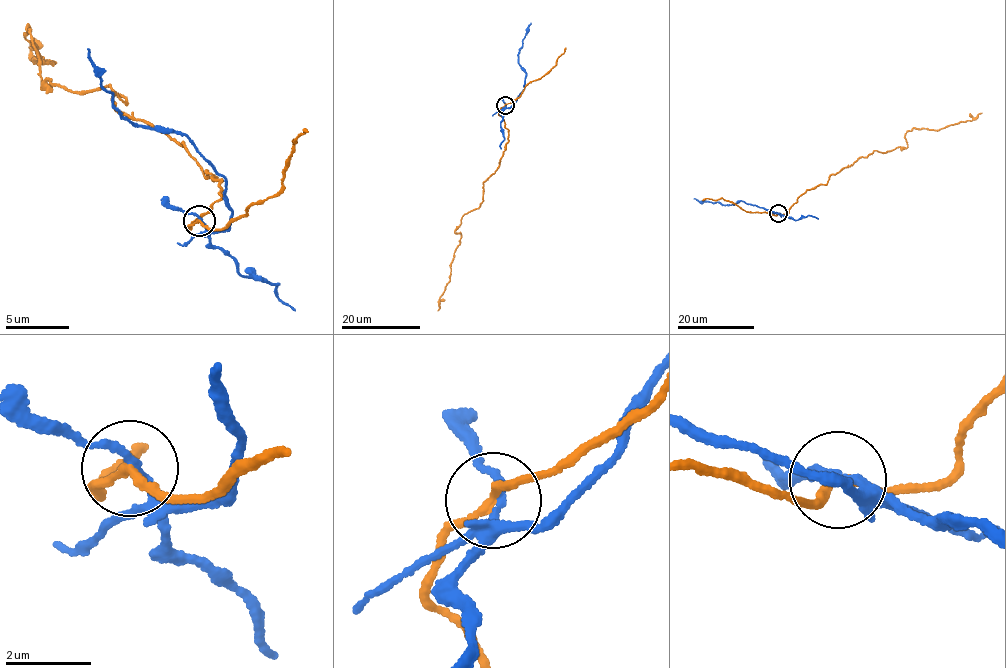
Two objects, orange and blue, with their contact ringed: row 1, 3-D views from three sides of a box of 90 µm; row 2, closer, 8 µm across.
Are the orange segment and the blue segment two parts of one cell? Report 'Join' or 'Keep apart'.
Keep apart

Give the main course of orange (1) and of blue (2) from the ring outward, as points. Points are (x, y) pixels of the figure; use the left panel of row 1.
1: (199, 222), (222, 189), (213, 173), (128, 118), (108, 85), (41, 85), (30, 27), (54, 62), (28, 45)
2: (202, 221), (216, 232), (225, 229), (232, 209), (223, 201), (225, 180), (182, 133), (118, 115), (87, 50)

